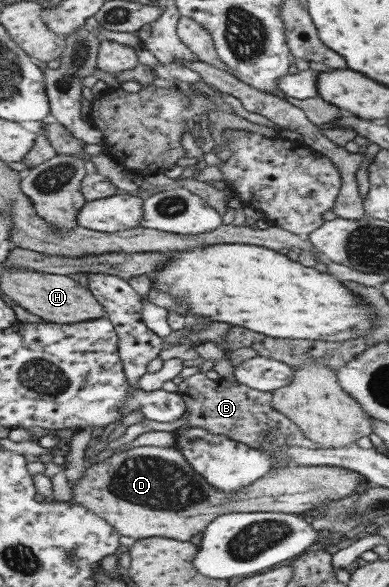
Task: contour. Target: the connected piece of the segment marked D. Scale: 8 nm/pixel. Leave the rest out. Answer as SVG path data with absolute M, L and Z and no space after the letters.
M138 446L88 465L72 489L72 502L110 522L121 536L135 540L151 536L191 540L223 514L270 511L308 516L327 500L345 499L361 484L371 486L364 474L349 468L290 465L283 470L271 469L265 477L242 490L223 492L211 486L175 446Z

